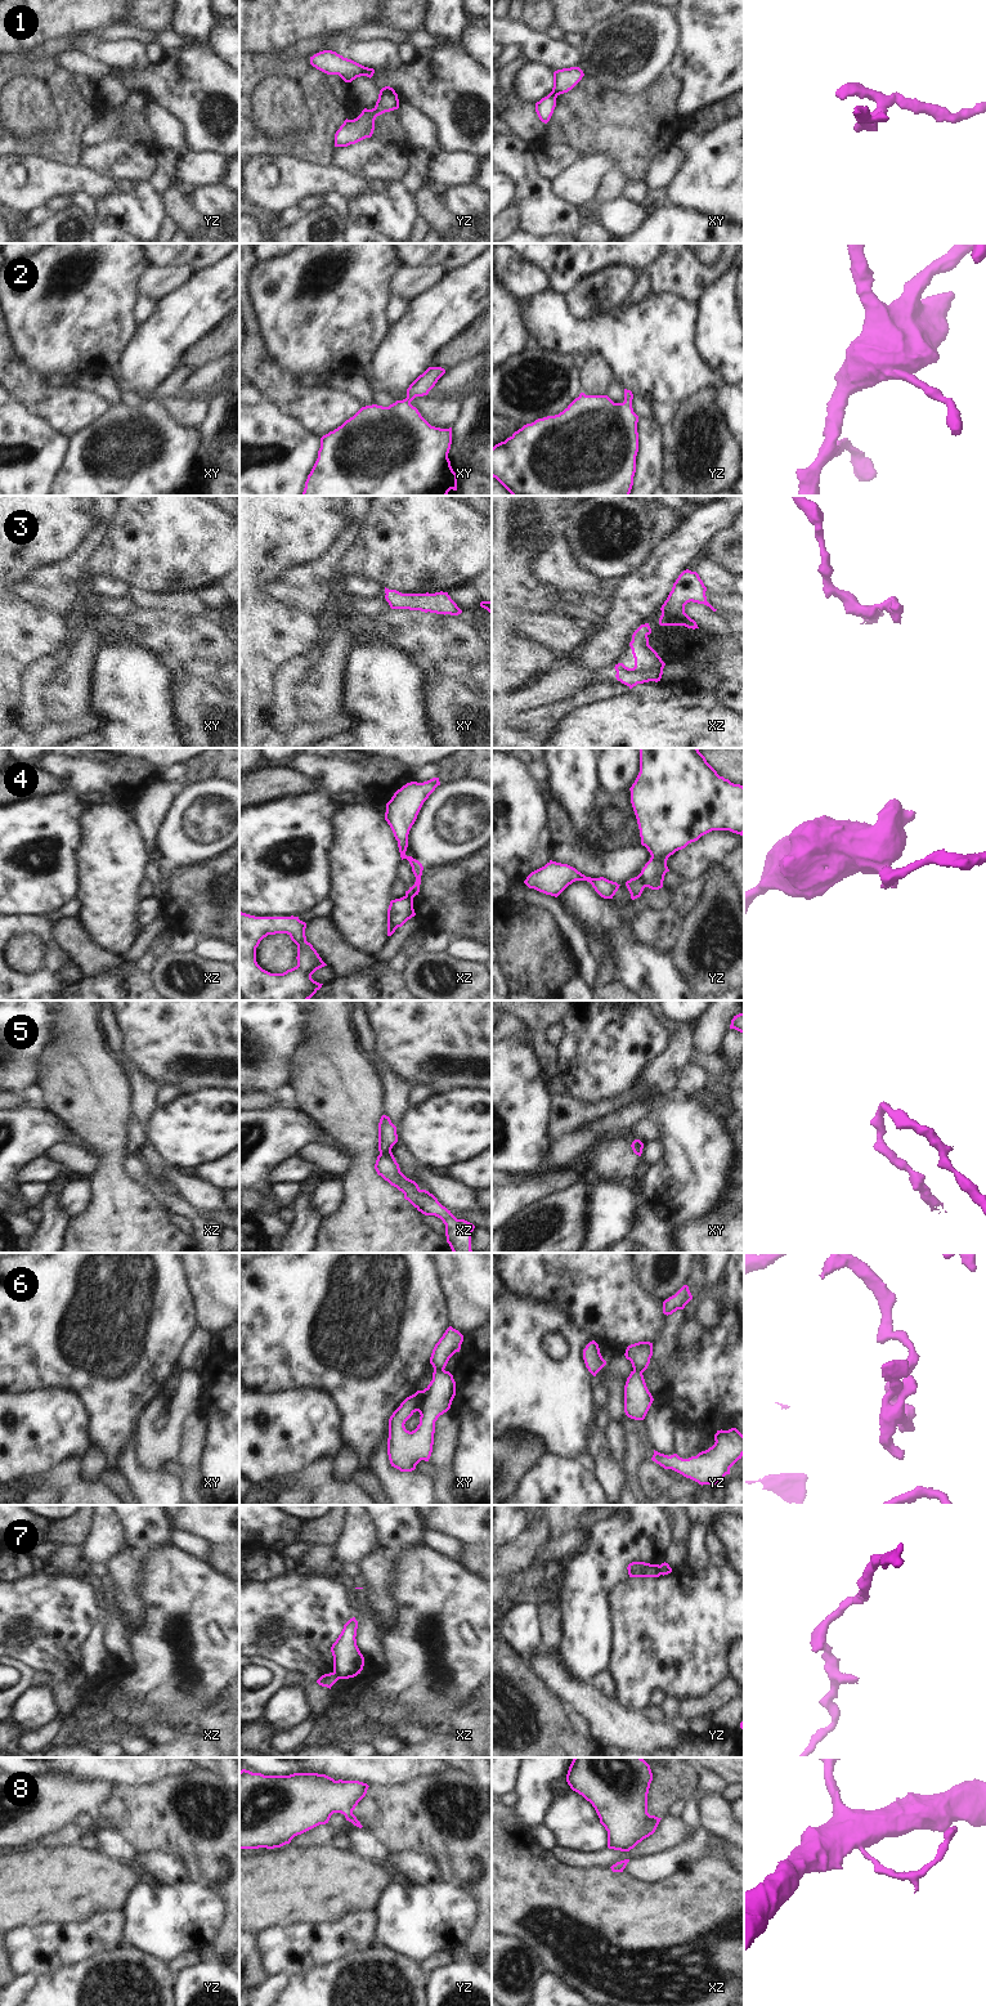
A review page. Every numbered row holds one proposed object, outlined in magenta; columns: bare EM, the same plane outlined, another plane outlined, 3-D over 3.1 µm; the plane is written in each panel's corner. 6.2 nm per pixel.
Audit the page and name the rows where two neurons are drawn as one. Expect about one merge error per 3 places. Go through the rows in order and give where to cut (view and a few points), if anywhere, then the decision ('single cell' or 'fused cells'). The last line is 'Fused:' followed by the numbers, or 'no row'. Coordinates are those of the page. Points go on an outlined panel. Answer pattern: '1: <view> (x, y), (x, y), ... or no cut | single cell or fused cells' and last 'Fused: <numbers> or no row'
1: yz (380, 92), (389, 93), (397, 98) | fused cells
2: no cut | single cell
3: no cut | single cell
4: yz (639, 874), (644, 887) | fused cells
5: no cut | single cell
6: xy (443, 1369), (434, 1371) | fused cells
7: yz (658, 1566), (662, 1574) | fused cells
8: no cut | single cell
Fused: 1, 4, 6, 7

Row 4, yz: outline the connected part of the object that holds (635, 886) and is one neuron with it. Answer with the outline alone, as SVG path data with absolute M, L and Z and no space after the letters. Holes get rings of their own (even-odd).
M640 874L635 878L631 878L629 881L626 882L626 886L631 894L631 899L635 900L637 897L641 896L642 891L644 891L644 886L642 886L642 879L640 877Z

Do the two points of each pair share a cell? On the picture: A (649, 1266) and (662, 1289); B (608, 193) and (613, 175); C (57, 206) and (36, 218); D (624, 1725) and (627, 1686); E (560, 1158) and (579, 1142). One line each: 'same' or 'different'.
A: same
B: same
C: same
D: different
E: same

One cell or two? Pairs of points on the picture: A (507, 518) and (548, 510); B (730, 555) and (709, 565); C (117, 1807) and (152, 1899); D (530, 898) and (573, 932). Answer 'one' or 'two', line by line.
A: one
B: two
C: two
D: one

